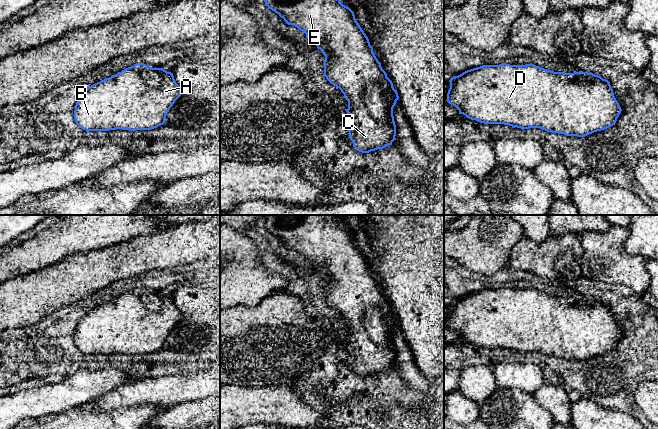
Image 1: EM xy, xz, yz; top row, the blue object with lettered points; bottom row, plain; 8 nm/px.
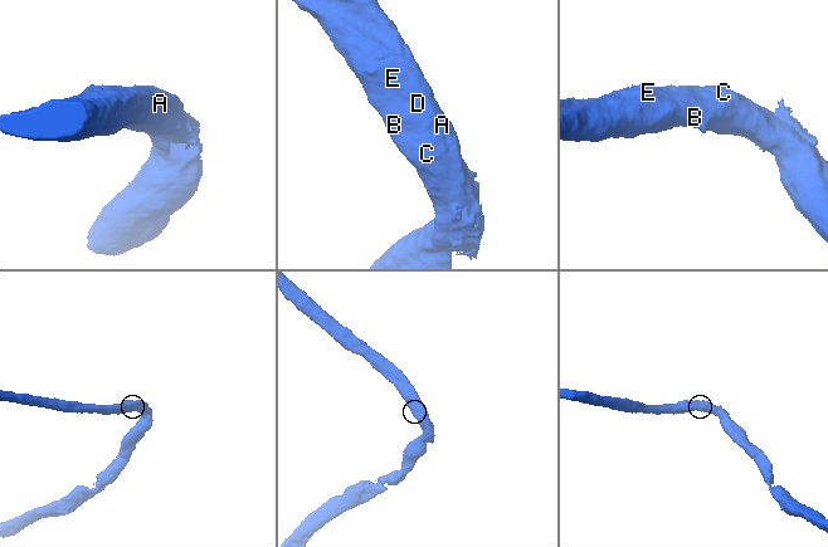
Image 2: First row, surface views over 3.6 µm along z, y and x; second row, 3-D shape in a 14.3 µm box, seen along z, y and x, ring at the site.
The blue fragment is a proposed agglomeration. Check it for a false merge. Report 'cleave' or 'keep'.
keep

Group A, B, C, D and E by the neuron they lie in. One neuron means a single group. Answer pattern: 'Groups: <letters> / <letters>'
Groups: A B C D E

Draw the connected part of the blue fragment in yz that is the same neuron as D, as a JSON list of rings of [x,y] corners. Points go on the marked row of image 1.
[[[534,64],[483,65],[450,80],[447,102],[471,120],[585,137],[613,126],[622,109],[610,82],[588,72],[554,72]]]

